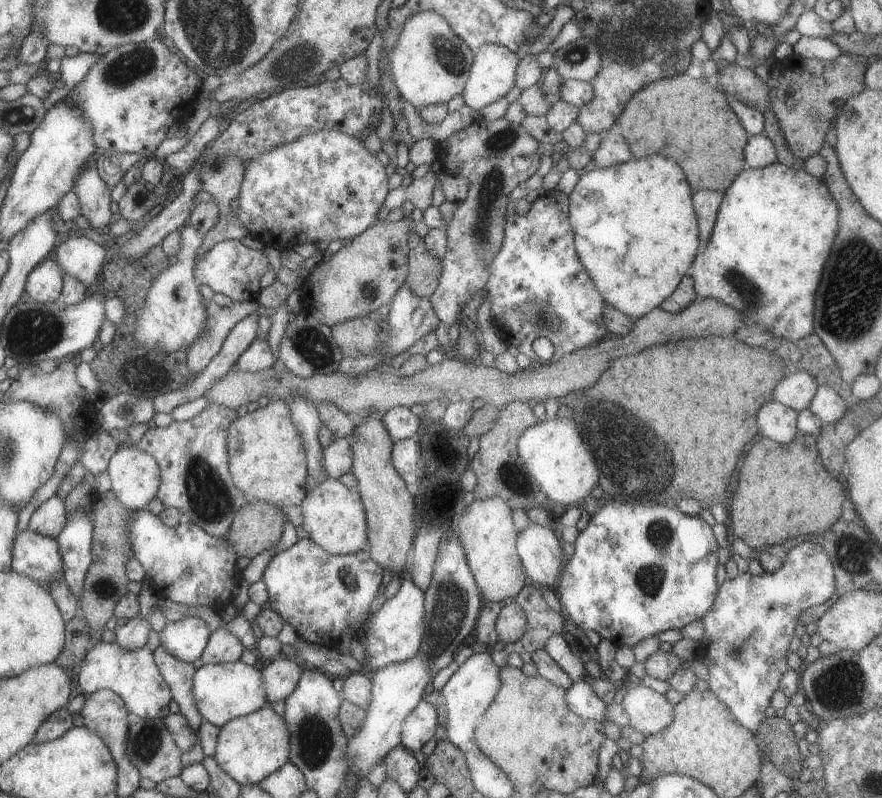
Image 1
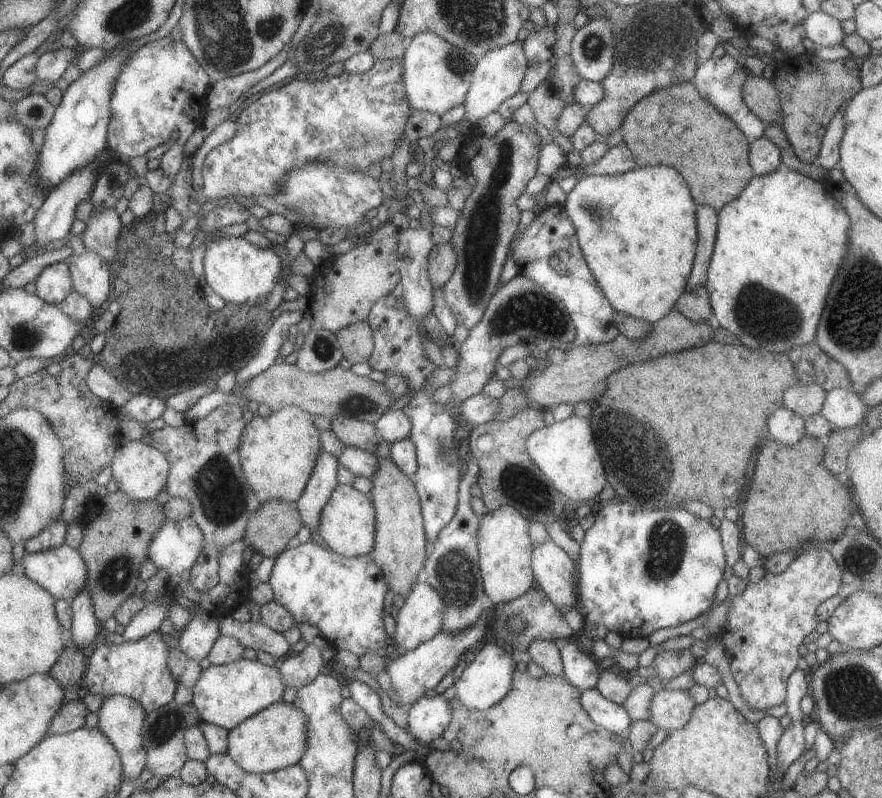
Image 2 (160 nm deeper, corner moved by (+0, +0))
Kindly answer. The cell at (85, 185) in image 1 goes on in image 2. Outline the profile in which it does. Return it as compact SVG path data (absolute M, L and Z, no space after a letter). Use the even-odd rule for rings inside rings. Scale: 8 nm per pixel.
M115 209L94 210L85 225L84 231L79 234L85 249L93 251L106 263L116 260L117 239L125 230Z

